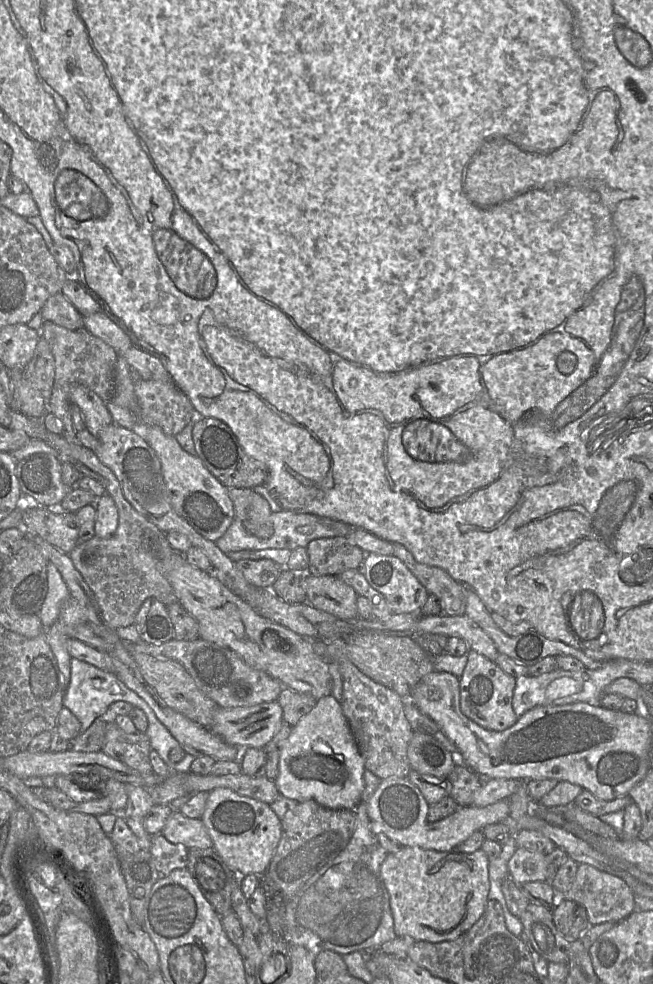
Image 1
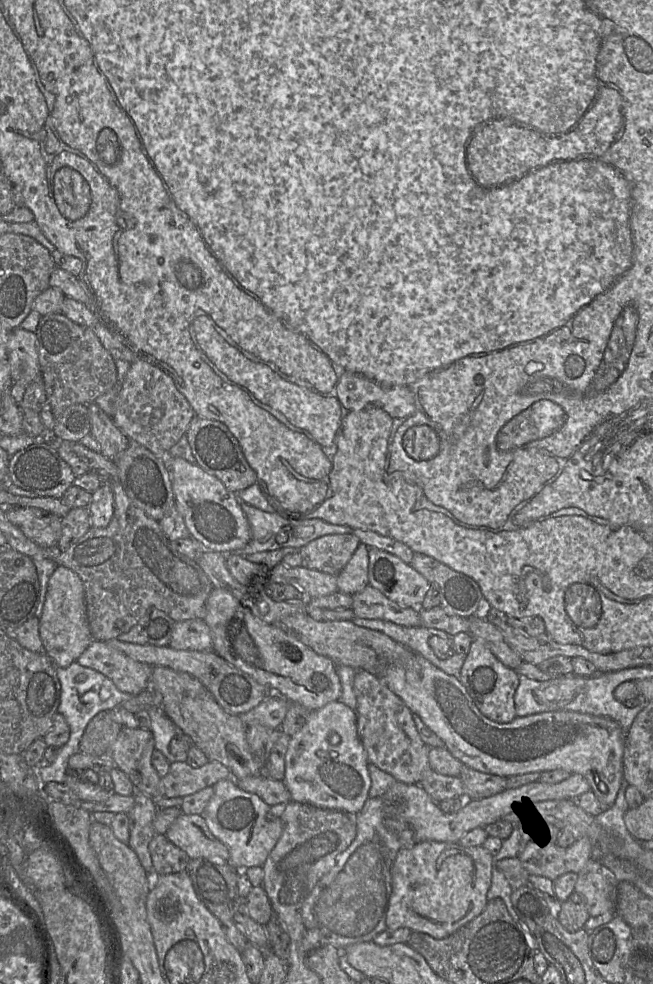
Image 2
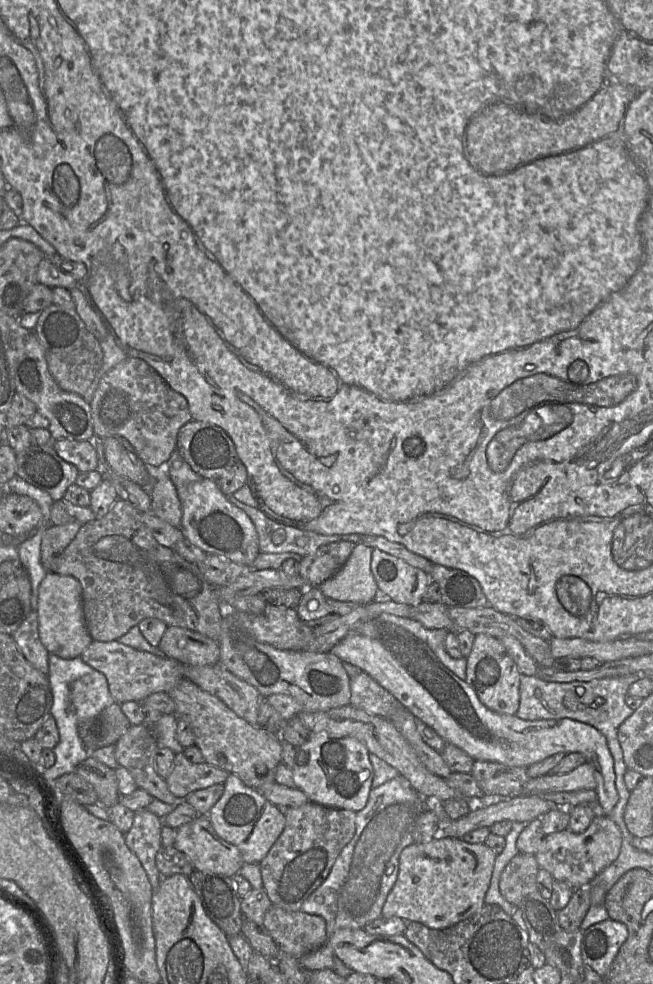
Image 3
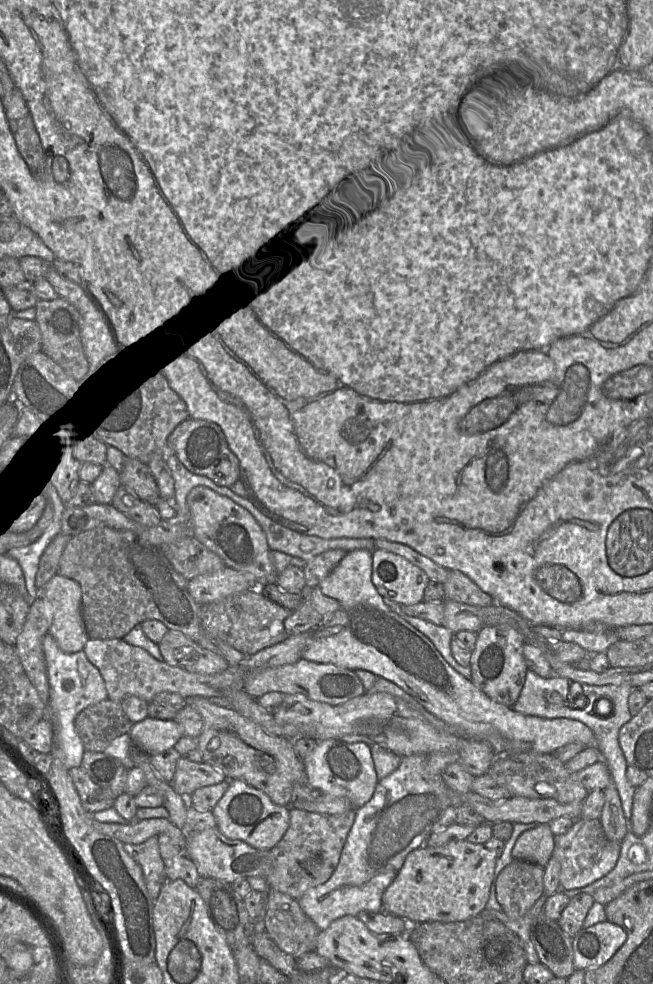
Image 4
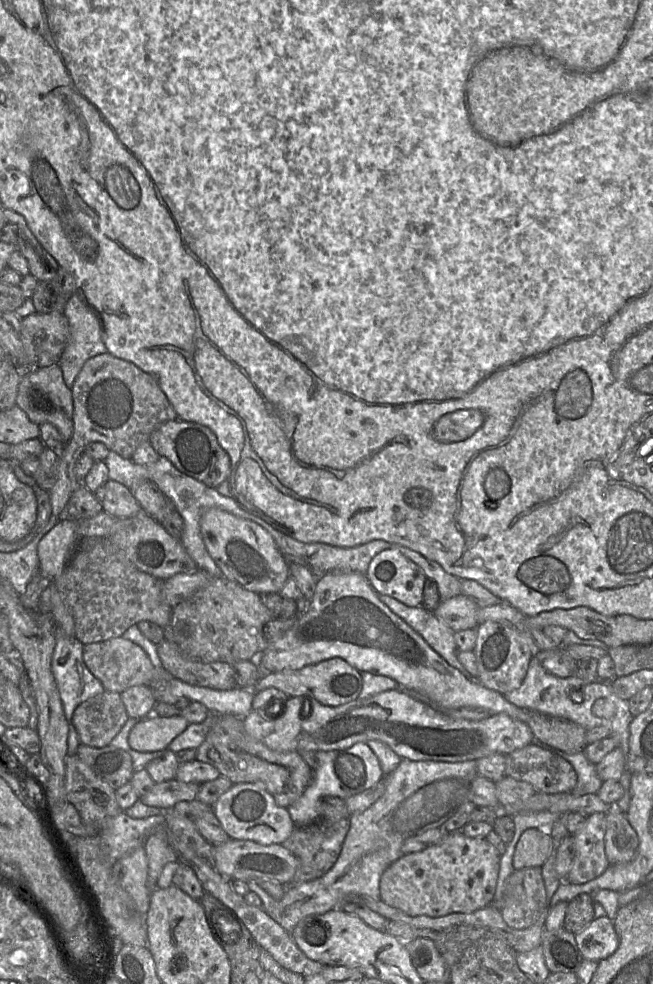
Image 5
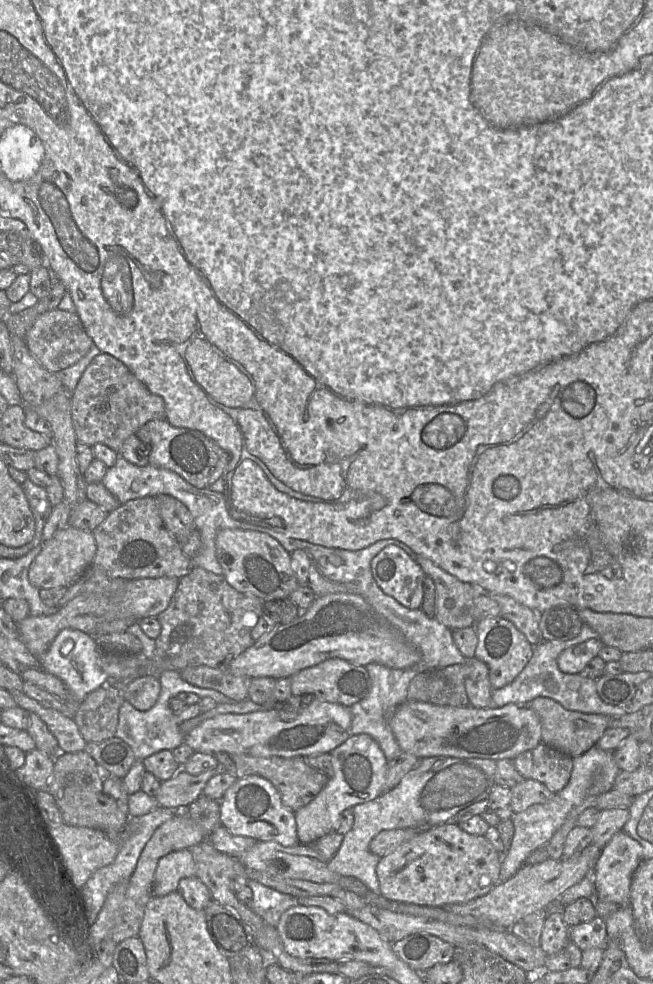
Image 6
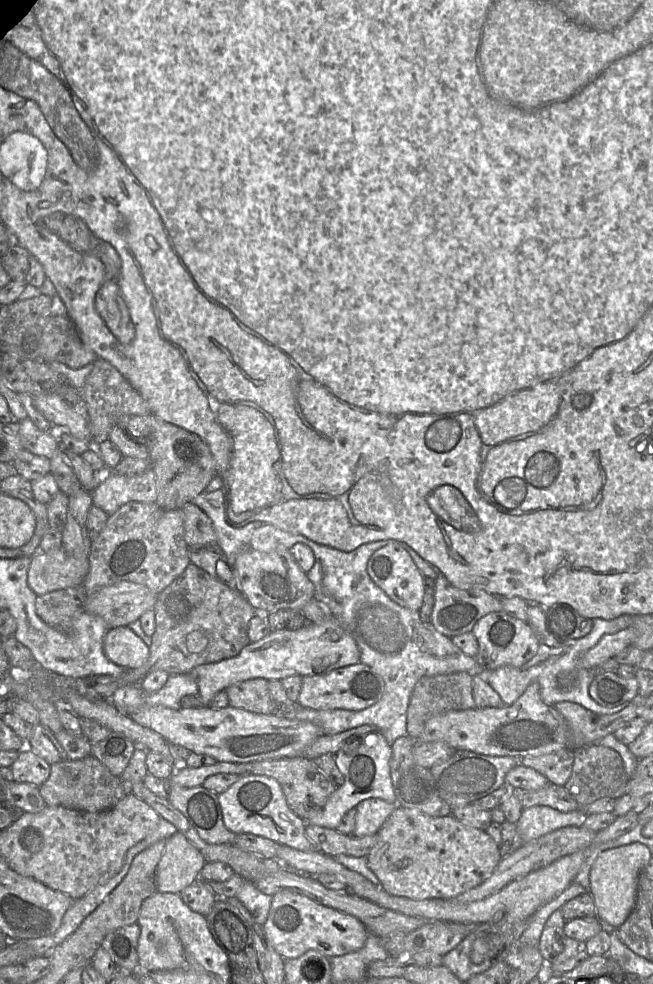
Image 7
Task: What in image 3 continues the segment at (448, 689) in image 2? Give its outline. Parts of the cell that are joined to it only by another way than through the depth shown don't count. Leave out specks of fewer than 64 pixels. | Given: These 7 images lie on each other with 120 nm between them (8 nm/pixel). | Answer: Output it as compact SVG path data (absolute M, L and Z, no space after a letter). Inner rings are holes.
M372 619L360 624L350 632L329 652L342 662L359 667L378 684L389 691L418 720L421 720L441 736L447 744L452 744L463 750L475 761L497 762L510 767L524 767L540 762L558 753L581 753L587 763L594 768L597 783L598 813L609 816L618 803L619 796L615 784L614 760L609 750L606 737L595 727L573 719L541 719L523 720L515 715L499 714L488 709L478 698L474 689L457 677L435 655L431 648L415 635L401 626Z

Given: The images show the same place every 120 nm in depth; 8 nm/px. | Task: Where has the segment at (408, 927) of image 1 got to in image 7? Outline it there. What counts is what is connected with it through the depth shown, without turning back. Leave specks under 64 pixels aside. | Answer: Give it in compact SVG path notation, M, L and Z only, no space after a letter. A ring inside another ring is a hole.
M401 806L394 809L375 834L375 843L366 858L386 892L413 900L454 898L486 881L502 859L498 845L486 831L469 827L452 815L432 817Z

